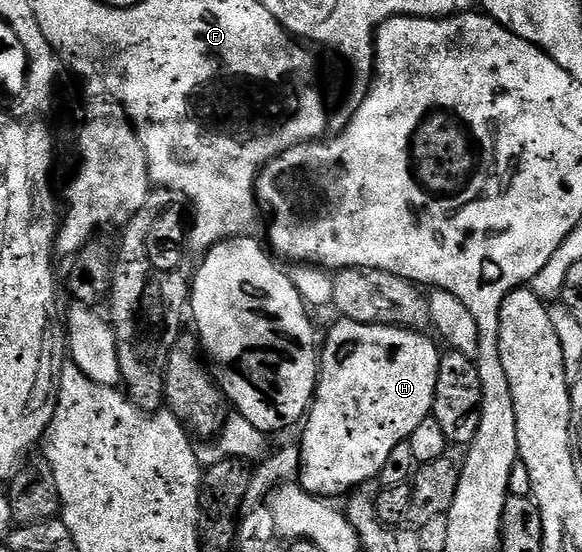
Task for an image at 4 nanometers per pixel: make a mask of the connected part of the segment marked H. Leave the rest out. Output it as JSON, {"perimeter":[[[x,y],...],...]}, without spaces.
{"perimeter":[[[337,319],[337,322],[329,329],[329,334],[324,334],[323,344],[319,349],[319,368],[317,370],[317,389],[313,392],[313,403],[309,407],[307,416],[304,418],[303,426],[305,430],[301,433],[299,448],[301,450],[301,472],[299,474],[299,484],[302,489],[306,489],[311,496],[318,499],[344,498],[354,491],[365,487],[369,480],[380,478],[383,471],[383,463],[391,455],[399,443],[408,441],[410,435],[419,427],[419,423],[430,420],[433,412],[433,400],[435,399],[435,383],[437,382],[437,372],[441,362],[442,350],[437,349],[438,342],[432,336],[415,329],[400,329],[397,325],[379,325],[376,323],[355,323],[344,319]]]}

